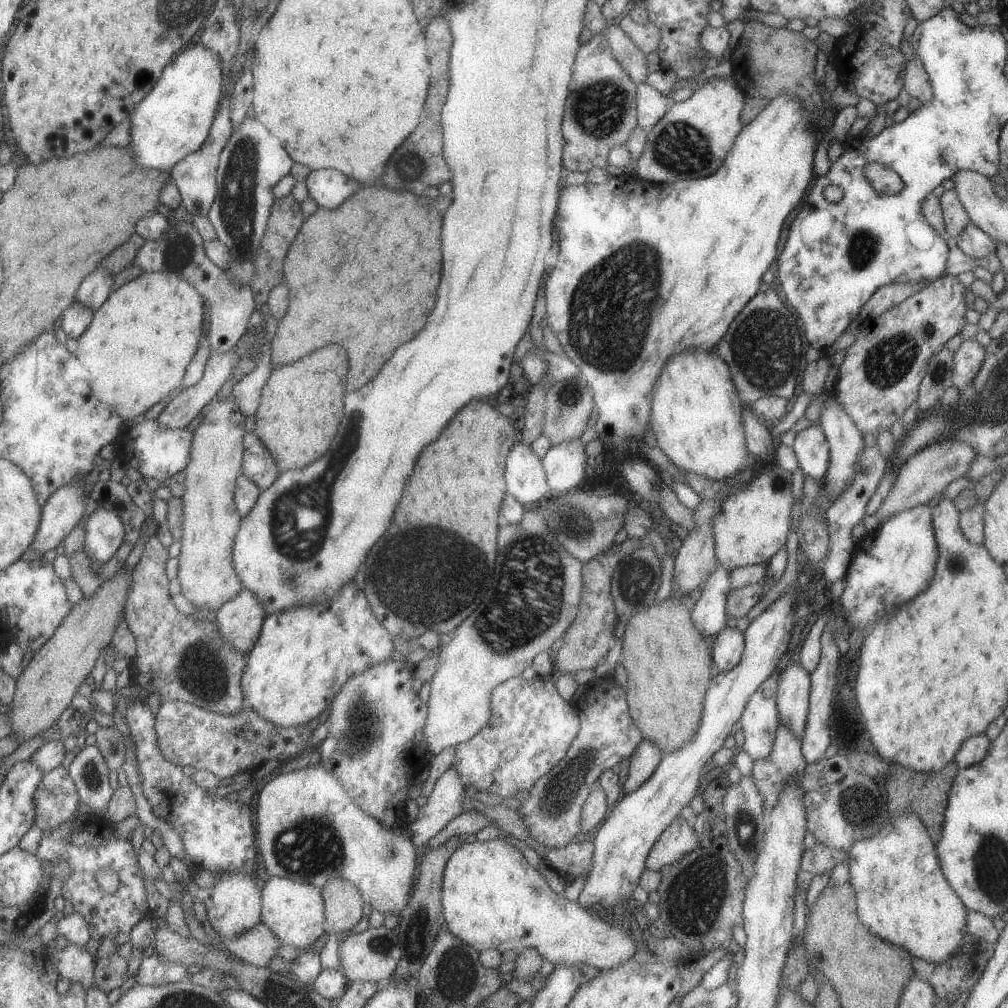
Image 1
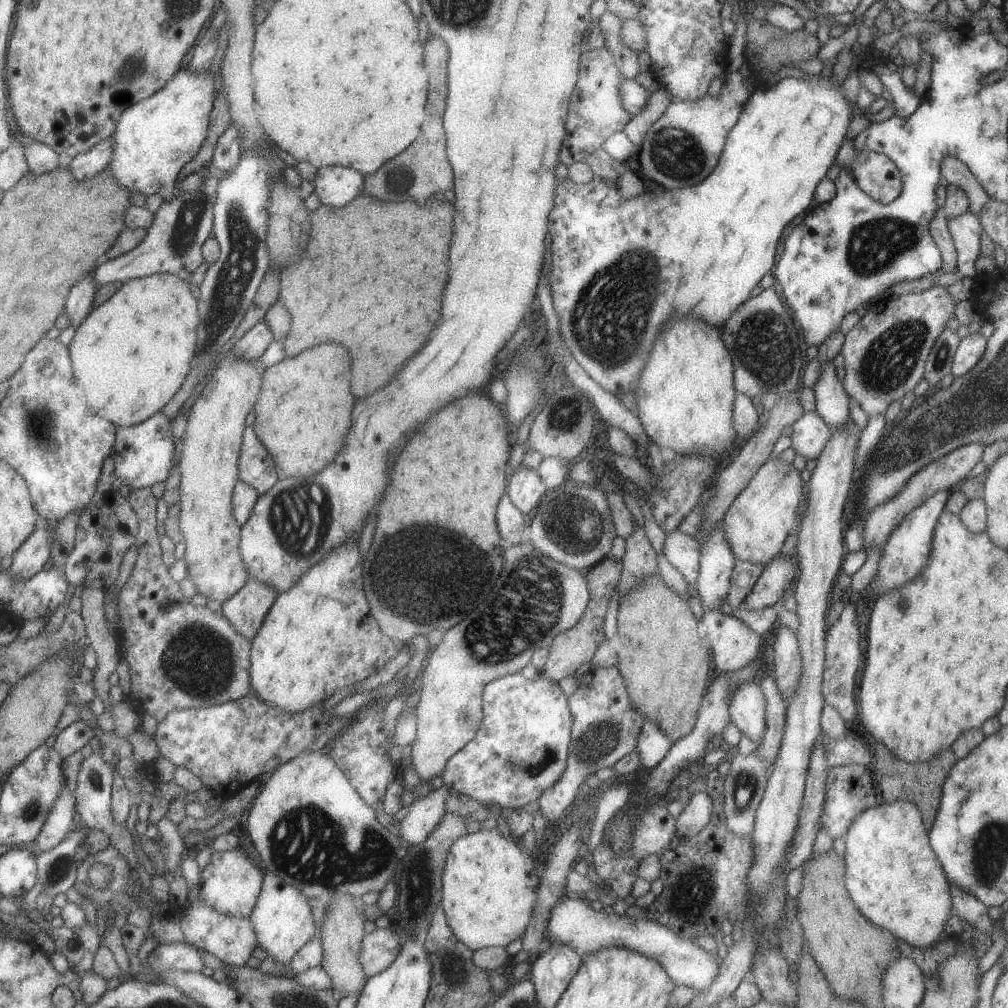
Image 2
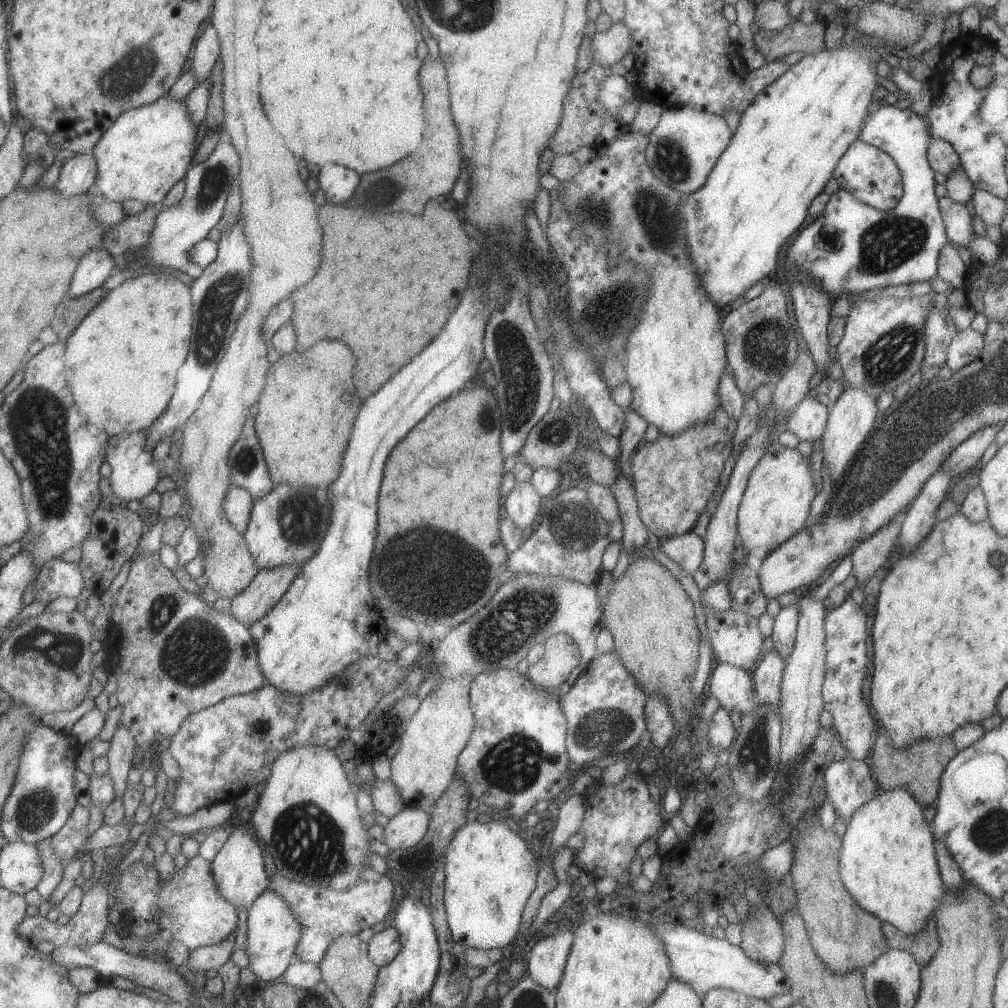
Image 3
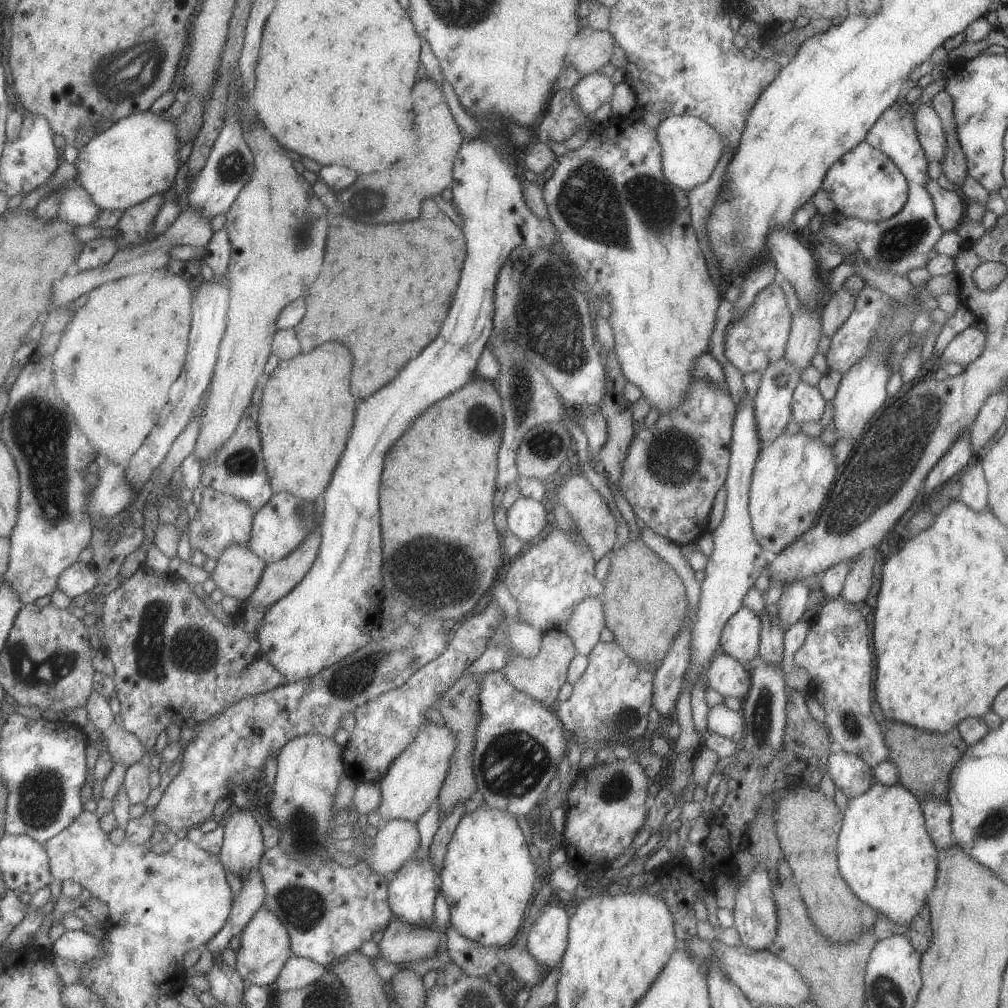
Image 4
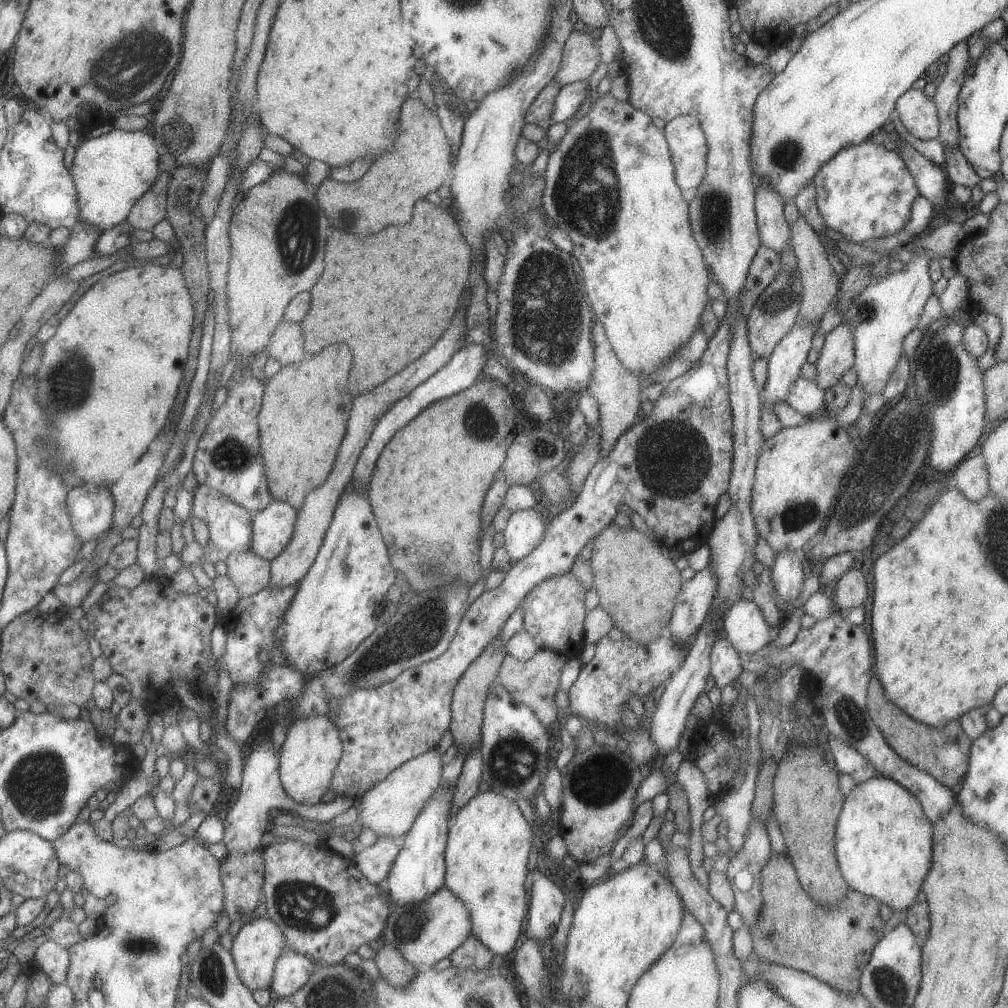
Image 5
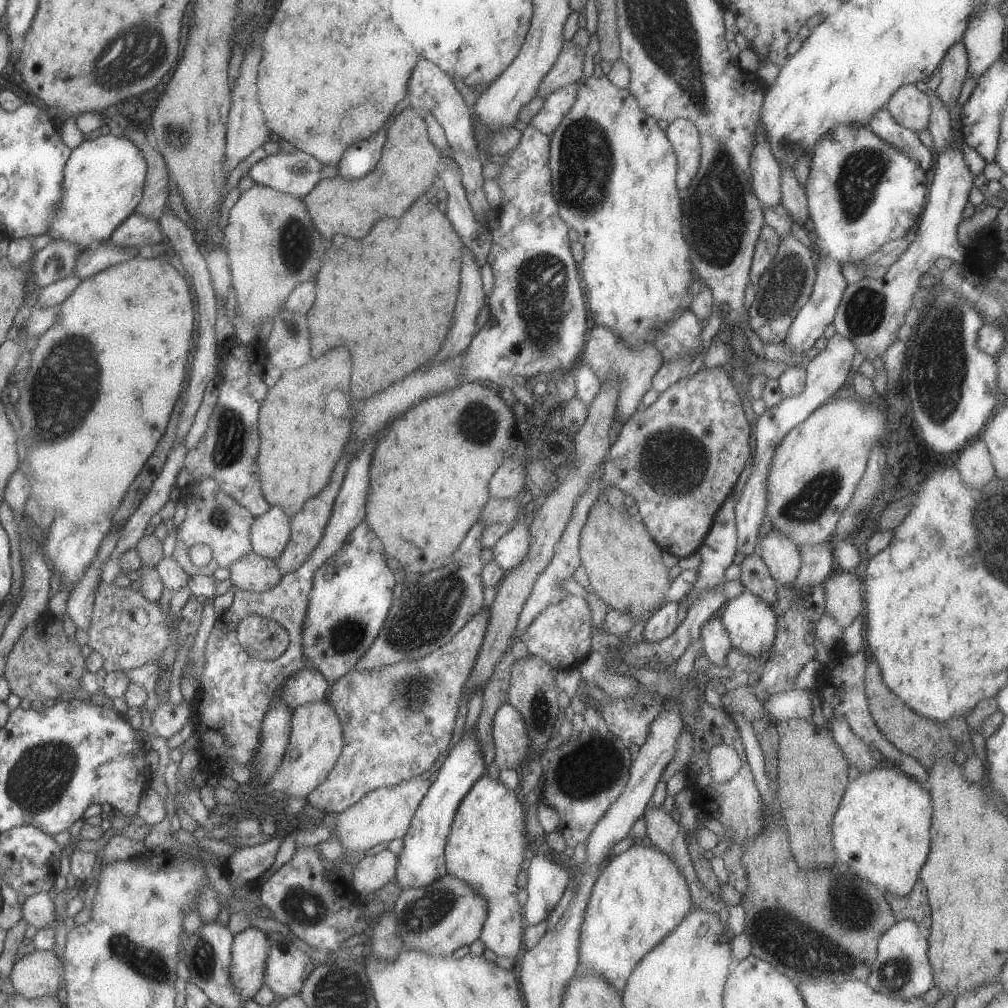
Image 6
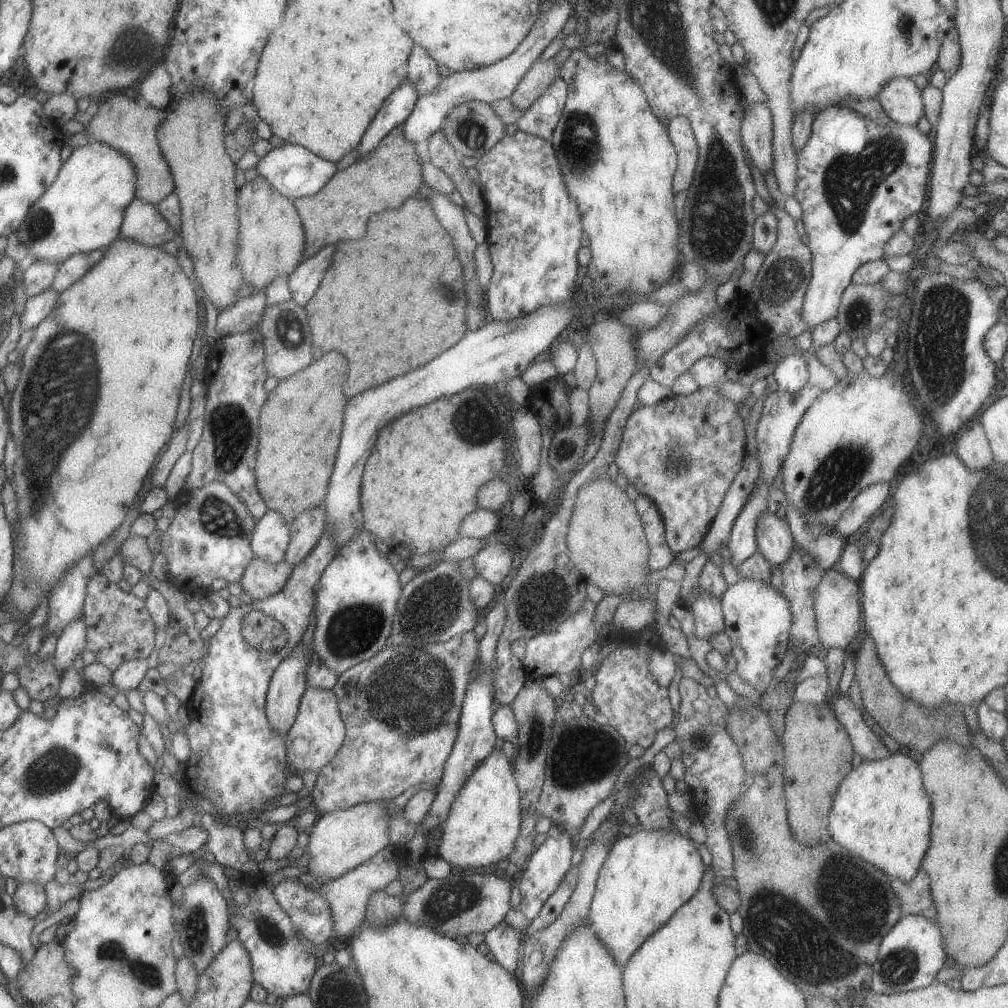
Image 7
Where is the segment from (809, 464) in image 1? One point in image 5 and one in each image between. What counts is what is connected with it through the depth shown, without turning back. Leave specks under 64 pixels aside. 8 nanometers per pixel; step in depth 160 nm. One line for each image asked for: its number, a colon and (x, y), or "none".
2: (809, 434)
3: (807, 421)
4: (806, 406)
5: (804, 396)

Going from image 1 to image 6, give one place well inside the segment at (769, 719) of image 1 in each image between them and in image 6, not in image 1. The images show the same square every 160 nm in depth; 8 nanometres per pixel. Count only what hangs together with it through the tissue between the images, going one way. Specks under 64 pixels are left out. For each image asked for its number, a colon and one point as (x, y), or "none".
2: (746, 707)
3: (733, 688)
4: (725, 675)
5: (725, 668)
6: (716, 643)

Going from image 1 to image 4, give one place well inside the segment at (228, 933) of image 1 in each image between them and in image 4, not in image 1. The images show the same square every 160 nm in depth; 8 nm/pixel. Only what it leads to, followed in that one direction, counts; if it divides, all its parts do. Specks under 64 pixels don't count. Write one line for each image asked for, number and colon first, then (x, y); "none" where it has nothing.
2: (230, 884)
3: (237, 870)
4: (241, 850)

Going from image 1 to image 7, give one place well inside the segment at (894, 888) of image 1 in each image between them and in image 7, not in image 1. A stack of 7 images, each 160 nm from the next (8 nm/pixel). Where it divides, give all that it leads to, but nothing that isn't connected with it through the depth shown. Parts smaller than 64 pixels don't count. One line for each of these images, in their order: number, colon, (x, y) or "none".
2: (893, 877)
3: (887, 862)
4: (883, 852)
5: (883, 842)
6: (881, 829)
7: (880, 813)

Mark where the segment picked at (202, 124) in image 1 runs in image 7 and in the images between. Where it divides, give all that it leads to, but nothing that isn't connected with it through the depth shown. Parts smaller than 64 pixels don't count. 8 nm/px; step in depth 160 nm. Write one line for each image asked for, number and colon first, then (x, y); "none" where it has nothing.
2: (153, 138)
3: (146, 150)
4: (136, 157)
5: (110, 172)
6: (103, 177)
7: (82, 210)

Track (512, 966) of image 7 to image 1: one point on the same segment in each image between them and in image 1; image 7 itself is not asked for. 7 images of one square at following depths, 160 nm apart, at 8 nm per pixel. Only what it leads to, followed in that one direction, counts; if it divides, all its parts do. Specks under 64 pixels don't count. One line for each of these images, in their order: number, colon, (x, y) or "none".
1: (491, 898)
2: (489, 886)
3: (489, 872)
4: (486, 879)
5: (485, 857)
6: (484, 848)

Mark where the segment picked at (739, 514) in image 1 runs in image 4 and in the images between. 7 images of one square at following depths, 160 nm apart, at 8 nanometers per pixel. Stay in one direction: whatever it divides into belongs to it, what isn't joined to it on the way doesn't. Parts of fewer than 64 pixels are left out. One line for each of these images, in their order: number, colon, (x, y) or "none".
2: (759, 519)
3: (774, 505)
4: (791, 478)

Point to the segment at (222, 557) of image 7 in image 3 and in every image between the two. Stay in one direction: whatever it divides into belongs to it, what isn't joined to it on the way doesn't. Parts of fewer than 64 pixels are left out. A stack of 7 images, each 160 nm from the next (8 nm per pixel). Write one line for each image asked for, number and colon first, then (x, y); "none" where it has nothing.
3: (237, 504)
4: (220, 520)
5: (230, 530)
6: (212, 518)

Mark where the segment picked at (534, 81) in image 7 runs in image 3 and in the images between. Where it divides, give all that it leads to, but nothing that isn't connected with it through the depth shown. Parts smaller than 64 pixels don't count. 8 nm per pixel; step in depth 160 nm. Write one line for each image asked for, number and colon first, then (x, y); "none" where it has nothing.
3: (608, 47)
4: (591, 49)
5: (580, 54)
6: (567, 70)

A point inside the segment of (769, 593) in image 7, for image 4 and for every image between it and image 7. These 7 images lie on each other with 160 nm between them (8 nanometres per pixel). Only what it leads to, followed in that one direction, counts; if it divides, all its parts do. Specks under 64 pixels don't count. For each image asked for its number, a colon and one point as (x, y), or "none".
4: (740, 635)
5: (744, 627)
6: (751, 623)

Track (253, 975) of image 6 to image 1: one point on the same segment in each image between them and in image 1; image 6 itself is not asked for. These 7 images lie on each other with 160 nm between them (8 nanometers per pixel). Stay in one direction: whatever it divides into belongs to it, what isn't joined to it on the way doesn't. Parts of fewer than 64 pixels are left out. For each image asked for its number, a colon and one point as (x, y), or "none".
1: (294, 912)
2: (282, 919)
3: (273, 931)
4: (264, 946)
5: (256, 947)

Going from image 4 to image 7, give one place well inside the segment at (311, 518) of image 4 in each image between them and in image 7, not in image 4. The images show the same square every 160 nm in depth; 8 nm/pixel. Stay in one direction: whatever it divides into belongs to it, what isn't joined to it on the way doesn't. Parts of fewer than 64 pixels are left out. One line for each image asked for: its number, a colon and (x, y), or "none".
5: (272, 526)
6: (269, 533)
7: (269, 539)

